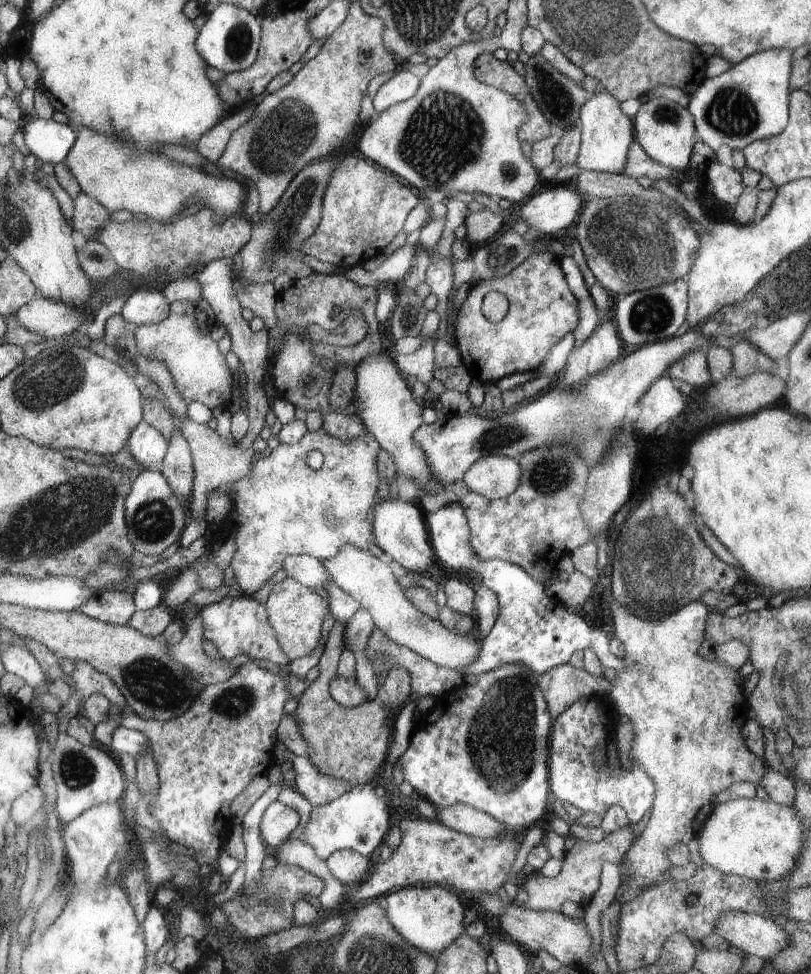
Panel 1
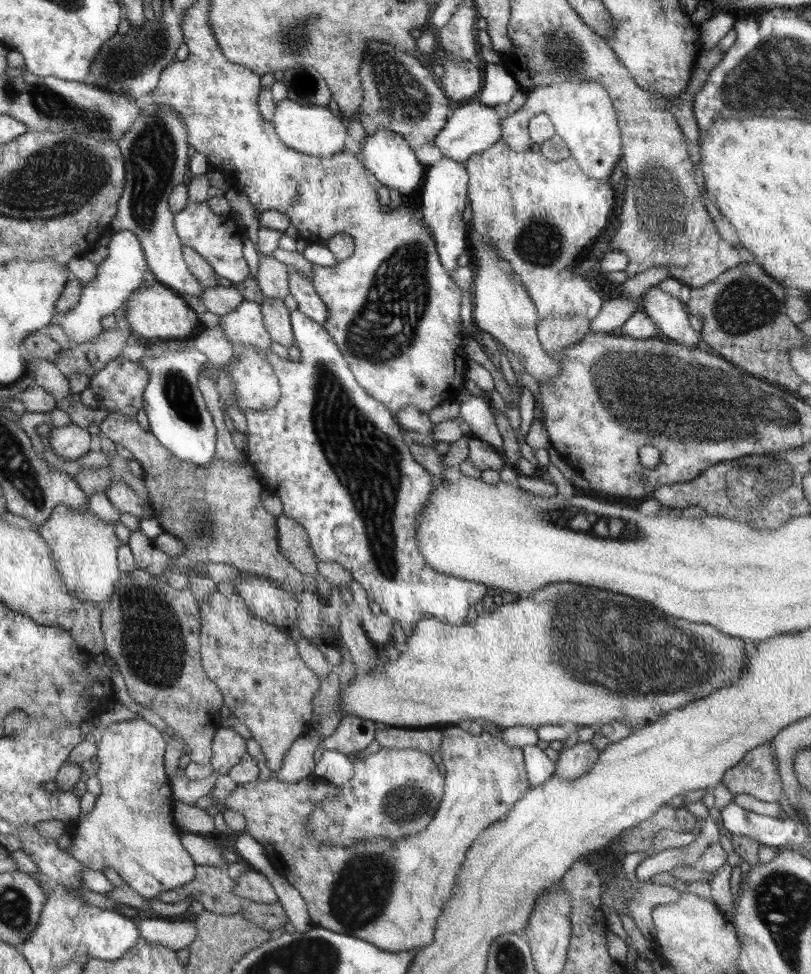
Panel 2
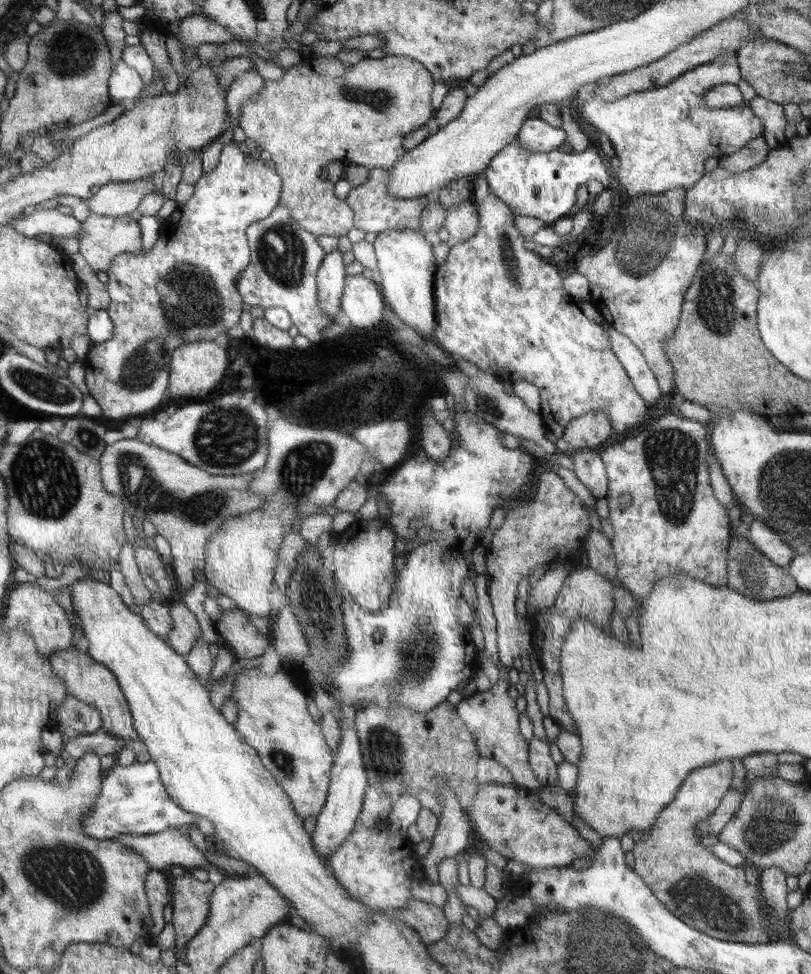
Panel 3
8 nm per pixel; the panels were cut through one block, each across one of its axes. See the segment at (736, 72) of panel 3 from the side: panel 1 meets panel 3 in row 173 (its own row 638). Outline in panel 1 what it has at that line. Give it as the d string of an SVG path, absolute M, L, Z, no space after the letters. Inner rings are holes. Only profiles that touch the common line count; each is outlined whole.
M613 598L609 600L609 610L611 610L613 634L615 634L617 640L623 642L625 652L623 652L623 658L621 658L621 660L623 660L623 668L621 668L621 670L615 670L615 680L611 682L611 690L607 692L607 702L611 704L615 716L627 716L627 718L629 718L631 728L633 728L633 740L631 740L631 748L629 748L629 760L631 760L633 764L639 764L639 766L647 772L647 776L653 780L653 784L655 784L653 804L651 804L651 812L649 812L651 816L649 816L649 820L647 820L647 826L645 826L643 834L633 840L631 848L625 852L625 858L623 858L623 862L625 862L627 866L631 866L631 880L625 882L625 884L621 884L621 888L619 888L619 892L617 892L617 896L615 896L615 900L617 900L619 904L625 904L625 902L633 900L635 896L639 896L647 886L651 886L651 884L661 884L661 882L667 882L667 880L669 880L669 866L671 866L671 862L665 860L665 852L667 852L673 844L687 844L691 838L697 836L697 832L701 830L703 822L707 820L707 816L709 816L711 810L715 808L715 802L713 802L713 800L715 800L715 796L717 796L719 792L727 790L729 786L733 786L733 784L737 784L737 782L759 784L759 780L761 780L763 774L767 772L767 760L755 756L755 754L745 746L745 740L743 740L743 734L741 734L745 722L749 720L749 714L747 714L747 712L749 712L749 704L747 704L747 698L743 696L743 680L737 684L737 680L743 678L743 676L739 674L739 670L735 670L735 668L731 668L731 666L727 666L727 664L721 664L719 660L703 660L703 658L699 656L699 646L701 646L701 642L705 640L705 620L707 620L707 616L709 616L709 608L707 608L703 602L689 602L689 604L681 606L679 610L675 610L673 614L663 616L663 618L657 618L655 622L651 622L651 620L647 622L647 620L635 616L629 608L619 606Z

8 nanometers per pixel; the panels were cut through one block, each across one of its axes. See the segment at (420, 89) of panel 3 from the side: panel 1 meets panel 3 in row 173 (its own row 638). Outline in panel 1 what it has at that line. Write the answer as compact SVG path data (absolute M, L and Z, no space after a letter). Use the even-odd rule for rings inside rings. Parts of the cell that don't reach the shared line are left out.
M285 578L279 584L273 584L269 598L265 600L265 608L269 614L269 624L273 626L277 640L281 644L281 650L287 654L289 662L293 662L295 658L309 656L311 650L317 646L319 628L321 628L323 616L327 614L327 602L323 602L313 592L313 588L307 588L297 580Z

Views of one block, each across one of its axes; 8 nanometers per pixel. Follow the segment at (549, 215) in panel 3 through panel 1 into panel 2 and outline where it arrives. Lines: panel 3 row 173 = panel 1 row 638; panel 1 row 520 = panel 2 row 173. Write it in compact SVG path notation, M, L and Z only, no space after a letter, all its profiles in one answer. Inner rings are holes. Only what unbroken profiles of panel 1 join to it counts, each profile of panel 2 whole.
M443 156L437 164L433 164L427 170L427 178L423 180L423 188L417 196L421 200L421 208L423 208L423 222L427 222L425 226L431 228L431 236L437 244L435 248L437 248L439 260L443 260L443 266L447 272L453 272L459 268L457 258L465 250L465 240L467 240L465 228L467 228L467 224L463 224L461 214L463 214L465 206L469 204L467 188L469 188L469 176L467 176L465 164Z

